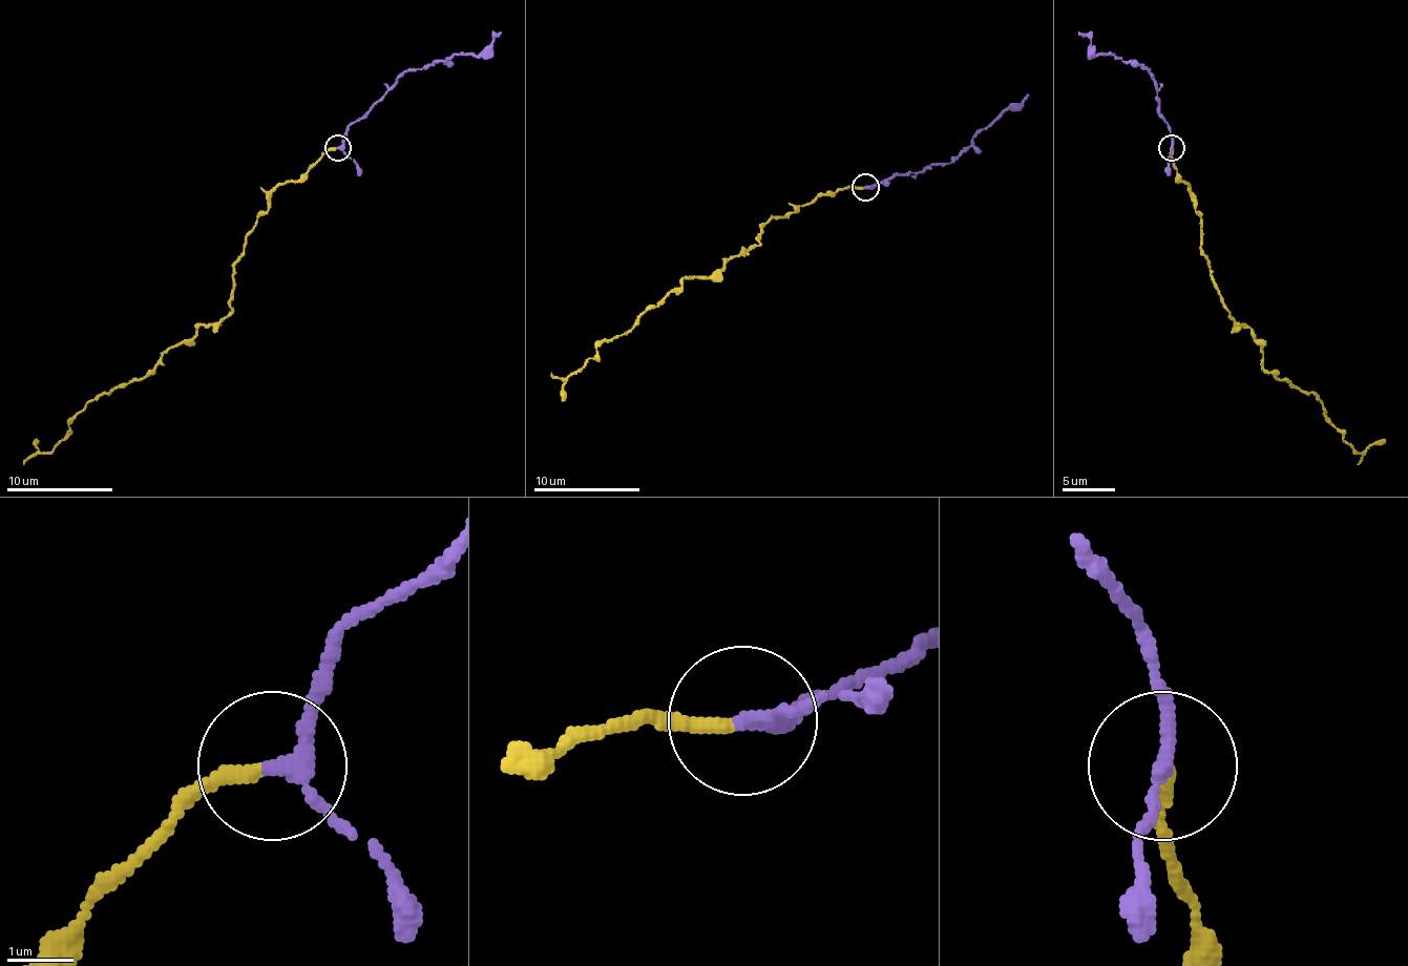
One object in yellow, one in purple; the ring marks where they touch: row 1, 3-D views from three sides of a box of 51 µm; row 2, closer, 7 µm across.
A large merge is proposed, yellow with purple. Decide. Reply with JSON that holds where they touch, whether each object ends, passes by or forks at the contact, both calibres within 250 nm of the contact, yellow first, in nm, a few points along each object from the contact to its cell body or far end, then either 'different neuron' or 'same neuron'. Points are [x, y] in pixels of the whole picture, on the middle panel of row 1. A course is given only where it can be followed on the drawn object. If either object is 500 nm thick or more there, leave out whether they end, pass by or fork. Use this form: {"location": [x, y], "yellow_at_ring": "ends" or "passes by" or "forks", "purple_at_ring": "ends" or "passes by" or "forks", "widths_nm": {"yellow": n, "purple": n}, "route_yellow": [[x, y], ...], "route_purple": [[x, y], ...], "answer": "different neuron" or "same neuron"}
{"location": [865, 187], "yellow_at_ring": "ends", "purple_at_ring": "passes by", "widths_nm": {"yellow": 220, "purple": 200}, "route_yellow": [[863, 188], [826, 193], [773, 216], [757, 235], [760, 244], [717, 272], [683, 278], [574, 371], [564, 400]], "route_purple": [[866, 188], [892, 174], [924, 172], [938, 164], [950, 164], [983, 129], [1006, 111], [1020, 105], [1027, 95]], "answer": "same neuron"}

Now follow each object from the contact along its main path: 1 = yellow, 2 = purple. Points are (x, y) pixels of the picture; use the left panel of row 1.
1: (336, 147), (269, 197), (235, 266), (225, 316), (174, 345), (150, 375), (89, 401), (46, 452), (36, 438)
2: (338, 147), (343, 133), (410, 69), (423, 69), (455, 54), (479, 54), (500, 33)

